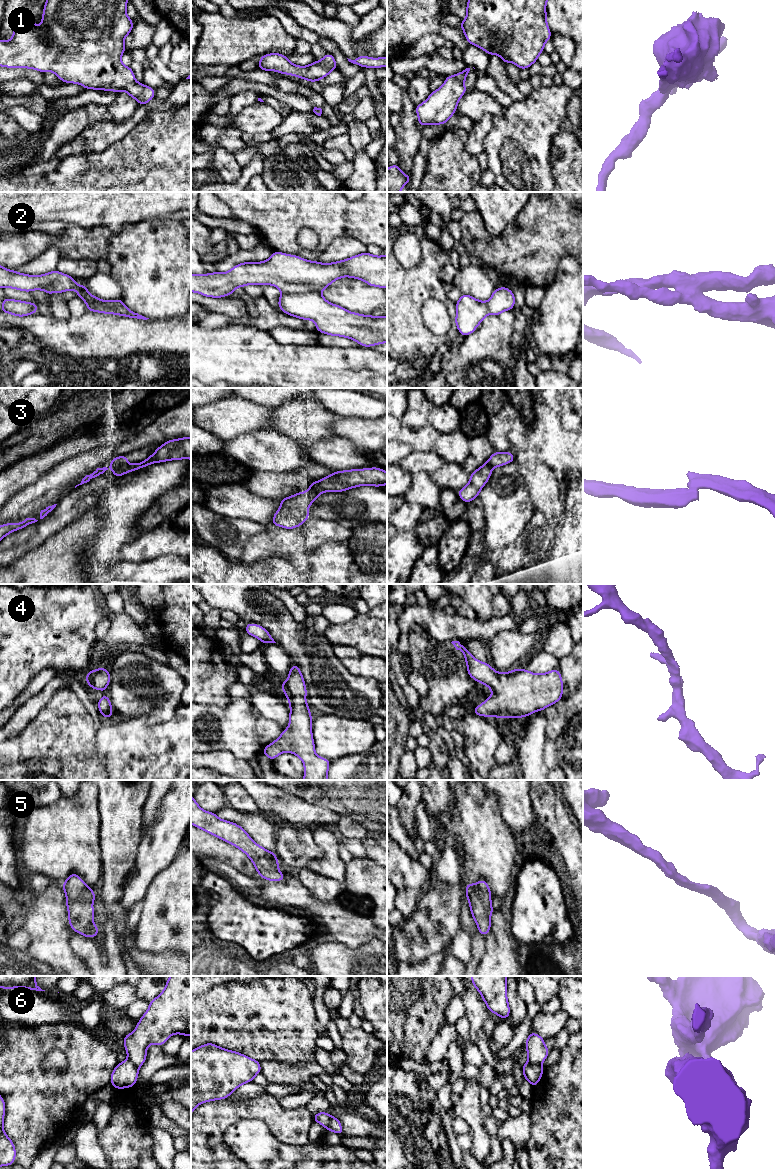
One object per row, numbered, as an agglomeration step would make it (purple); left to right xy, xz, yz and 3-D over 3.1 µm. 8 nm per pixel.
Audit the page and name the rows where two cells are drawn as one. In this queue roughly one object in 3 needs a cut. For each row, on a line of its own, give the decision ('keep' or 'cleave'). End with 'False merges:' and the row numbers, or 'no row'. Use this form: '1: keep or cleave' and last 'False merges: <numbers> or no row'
1: keep
2: cleave
3: cleave
4: keep
5: keep
6: cleave
False merges: 2, 3, 6

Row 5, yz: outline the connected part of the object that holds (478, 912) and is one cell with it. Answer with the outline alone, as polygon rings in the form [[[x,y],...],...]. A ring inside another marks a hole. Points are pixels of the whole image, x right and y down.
[[[480,879],[476,884],[466,883],[465,888],[471,915],[477,924],[478,932],[485,937],[491,928],[490,916],[495,911],[492,908],[489,885],[484,879]]]

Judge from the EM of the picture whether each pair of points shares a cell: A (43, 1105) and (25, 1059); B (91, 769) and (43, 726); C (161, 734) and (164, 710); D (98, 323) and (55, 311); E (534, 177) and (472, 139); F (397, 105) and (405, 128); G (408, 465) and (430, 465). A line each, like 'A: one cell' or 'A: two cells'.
A: one cell
B: one cell
C: two cells
D: two cells
E: two cells
F: two cells
G: one cell

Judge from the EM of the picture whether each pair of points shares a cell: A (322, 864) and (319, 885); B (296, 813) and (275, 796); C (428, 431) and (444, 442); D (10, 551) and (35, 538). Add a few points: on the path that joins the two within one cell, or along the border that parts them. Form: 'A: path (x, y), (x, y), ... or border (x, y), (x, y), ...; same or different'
A: border (305, 867), (331, 879), (338, 880), (342, 884); different
B: path (291, 809), (280, 801); same
C: border (440, 434), (432, 448); different
D: path (16, 545), (29, 538); same

